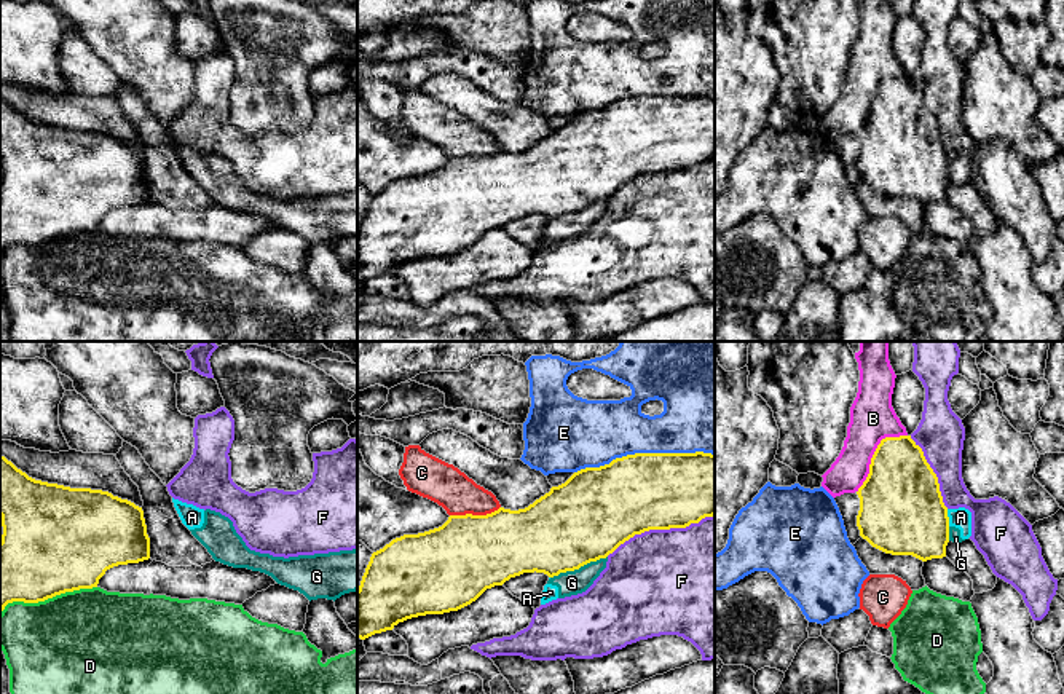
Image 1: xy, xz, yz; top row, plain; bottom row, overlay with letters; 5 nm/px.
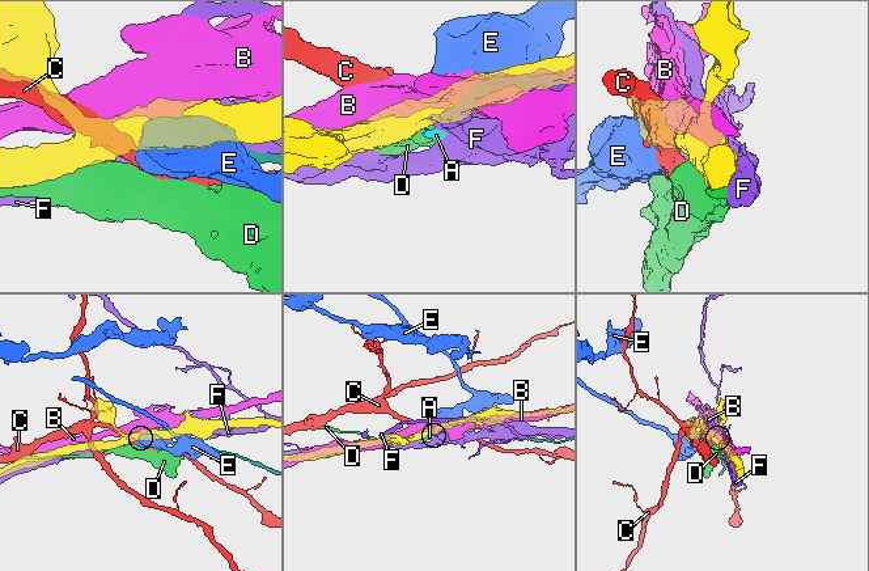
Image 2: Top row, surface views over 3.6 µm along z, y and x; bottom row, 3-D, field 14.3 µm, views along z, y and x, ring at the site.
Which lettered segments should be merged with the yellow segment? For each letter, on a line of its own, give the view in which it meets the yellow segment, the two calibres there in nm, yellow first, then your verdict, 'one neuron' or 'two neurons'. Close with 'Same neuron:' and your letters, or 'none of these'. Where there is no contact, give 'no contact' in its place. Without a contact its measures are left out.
A: contact in yz; calibres 440 and 100 nm; two neurons
B: contact in yz; calibres 380 and 220 nm; two neurons
C: contact in xz; calibres 400 and 200 nm; two neurons
D: contact in xy; calibres 480 and 500 nm; two neurons
E: contact in xz; calibres 400 and 320 nm; two neurons
F: contact in xz; calibres 400 and 500 nm; two neurons
G: contact in xz; calibres 420 and 130 nm; two neurons
Same neuron: none of these

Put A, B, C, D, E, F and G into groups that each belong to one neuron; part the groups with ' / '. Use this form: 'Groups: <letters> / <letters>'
Groups: A G / B / C / D / E / F

